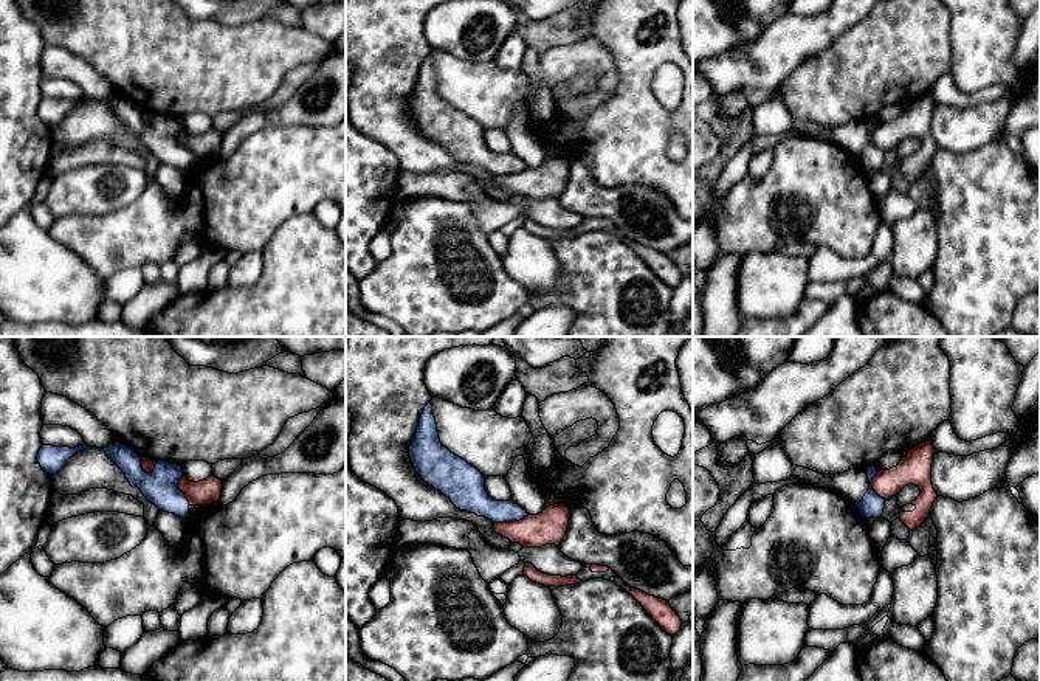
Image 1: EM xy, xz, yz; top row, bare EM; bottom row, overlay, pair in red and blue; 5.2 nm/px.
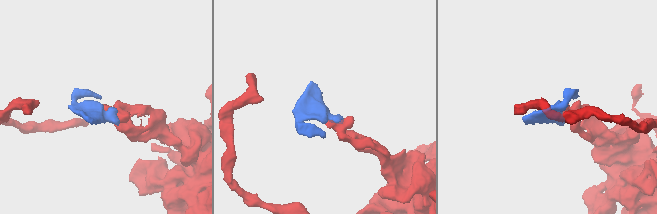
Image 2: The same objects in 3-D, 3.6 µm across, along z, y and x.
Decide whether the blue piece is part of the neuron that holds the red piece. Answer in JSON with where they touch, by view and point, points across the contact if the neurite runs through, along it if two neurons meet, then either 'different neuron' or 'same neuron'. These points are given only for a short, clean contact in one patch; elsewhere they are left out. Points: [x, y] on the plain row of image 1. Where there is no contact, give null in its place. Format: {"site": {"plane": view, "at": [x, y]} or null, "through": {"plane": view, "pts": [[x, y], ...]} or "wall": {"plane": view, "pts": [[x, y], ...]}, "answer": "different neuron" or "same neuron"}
{"site": {"plane": "xz", "at": [513, 174]}, "wall": {"plane": "xz", "pts": [[529, 168], [520, 172], [495, 176]]}, "answer": "different neuron"}

